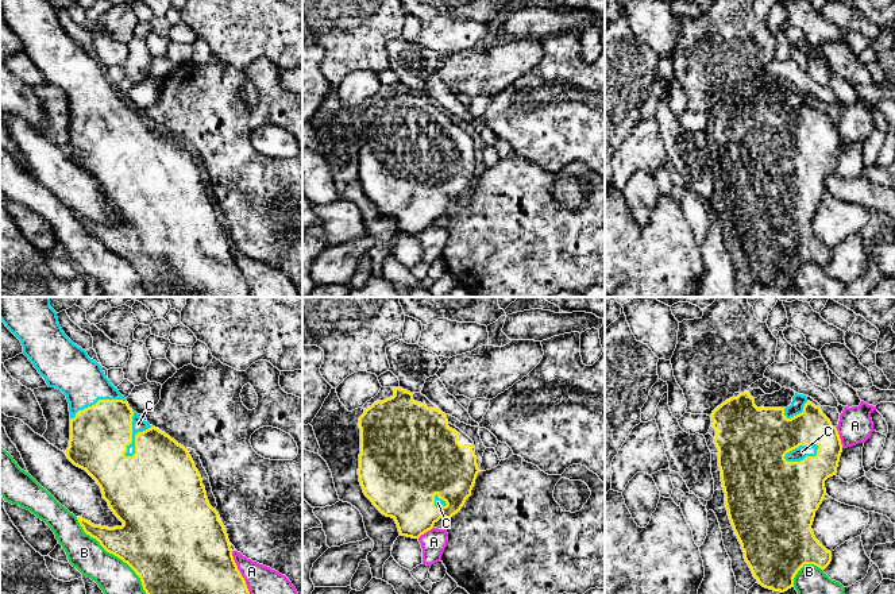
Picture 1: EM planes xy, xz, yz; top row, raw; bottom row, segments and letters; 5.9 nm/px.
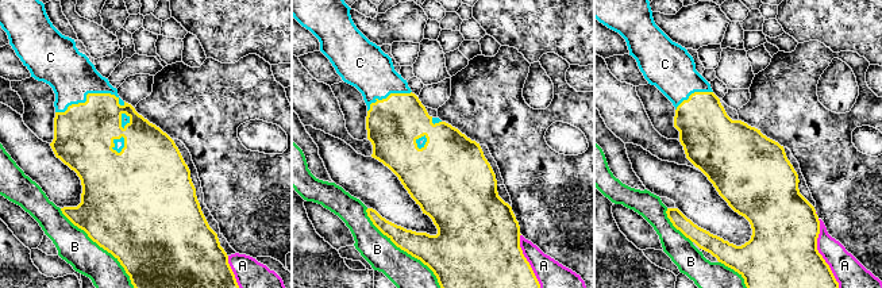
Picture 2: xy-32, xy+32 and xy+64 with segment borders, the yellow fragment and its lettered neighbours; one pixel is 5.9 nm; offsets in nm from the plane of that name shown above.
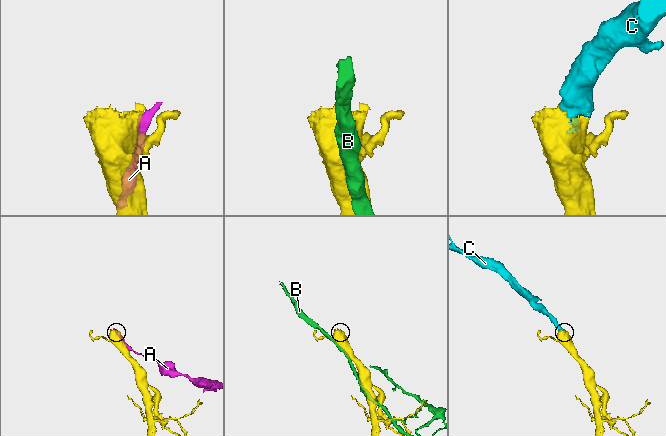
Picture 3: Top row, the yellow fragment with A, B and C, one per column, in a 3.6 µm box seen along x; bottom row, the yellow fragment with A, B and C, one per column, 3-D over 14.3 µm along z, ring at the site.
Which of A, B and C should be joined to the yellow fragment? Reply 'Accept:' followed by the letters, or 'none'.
Accept: C

